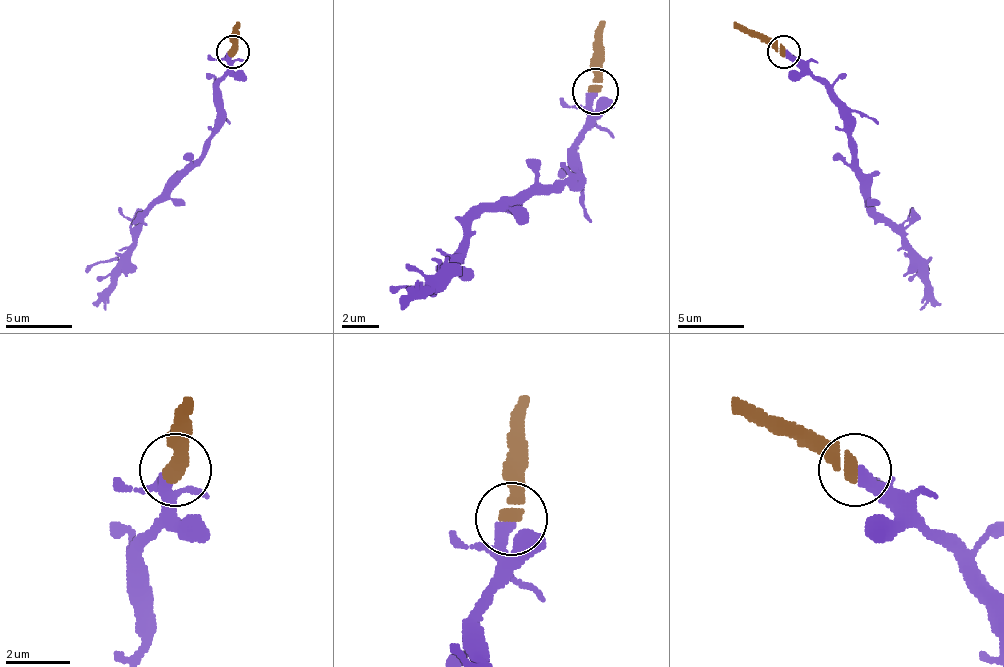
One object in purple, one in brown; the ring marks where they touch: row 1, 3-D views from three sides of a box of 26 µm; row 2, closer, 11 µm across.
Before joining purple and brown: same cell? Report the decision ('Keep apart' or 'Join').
Join

